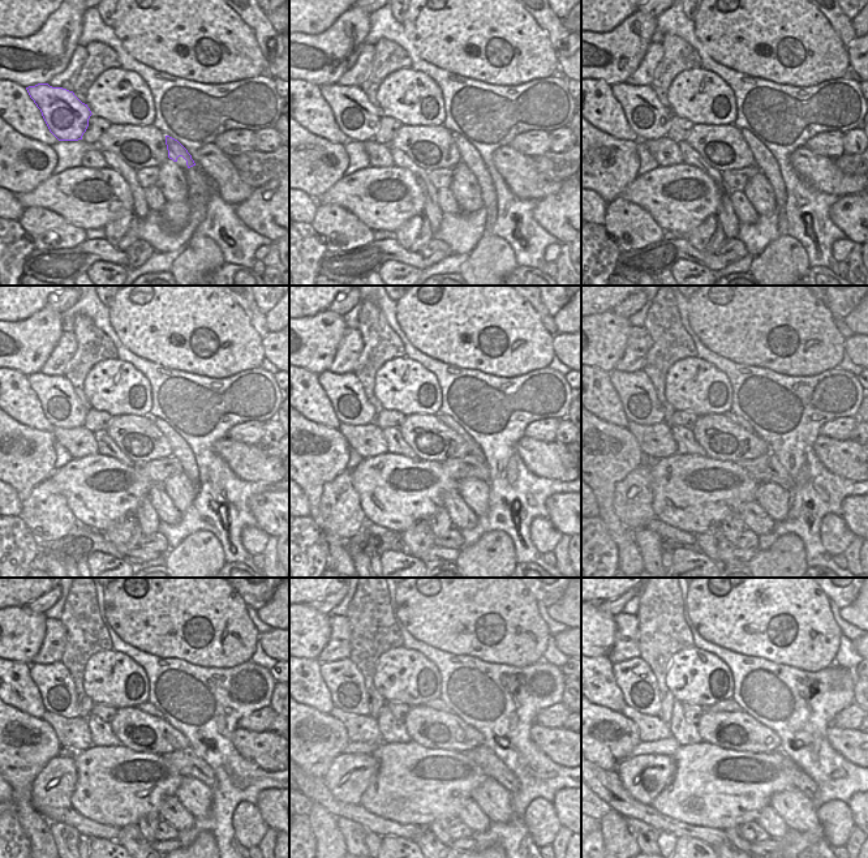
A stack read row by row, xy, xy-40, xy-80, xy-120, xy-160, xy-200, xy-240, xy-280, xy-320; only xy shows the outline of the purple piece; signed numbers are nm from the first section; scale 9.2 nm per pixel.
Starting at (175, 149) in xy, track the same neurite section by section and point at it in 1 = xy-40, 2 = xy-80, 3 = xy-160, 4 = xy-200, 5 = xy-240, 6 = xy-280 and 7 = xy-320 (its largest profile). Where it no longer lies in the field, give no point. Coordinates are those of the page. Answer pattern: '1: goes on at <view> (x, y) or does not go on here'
1: goes on at xy-40 (468, 154)
2: goes on at xy-80 (761, 154)
3: goes on at xy-160 (475, 449)
4: goes on at xy-200 (731, 416)
5: goes on at xy-240 (147, 707)
6: goes on at xy-280 (438, 704)
7: goes on at xy-320 (729, 704)

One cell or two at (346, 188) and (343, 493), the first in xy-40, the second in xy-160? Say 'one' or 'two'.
two

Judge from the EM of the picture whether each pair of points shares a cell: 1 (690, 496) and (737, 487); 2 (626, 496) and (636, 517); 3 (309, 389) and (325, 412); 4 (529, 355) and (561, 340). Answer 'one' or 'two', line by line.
1: one
2: one
3: one
4: two

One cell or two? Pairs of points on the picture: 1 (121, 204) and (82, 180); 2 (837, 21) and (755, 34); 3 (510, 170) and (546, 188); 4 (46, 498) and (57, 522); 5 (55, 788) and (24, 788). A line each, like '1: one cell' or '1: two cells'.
1: one cell
2: two cells
3: one cell
4: one cell
5: two cells

